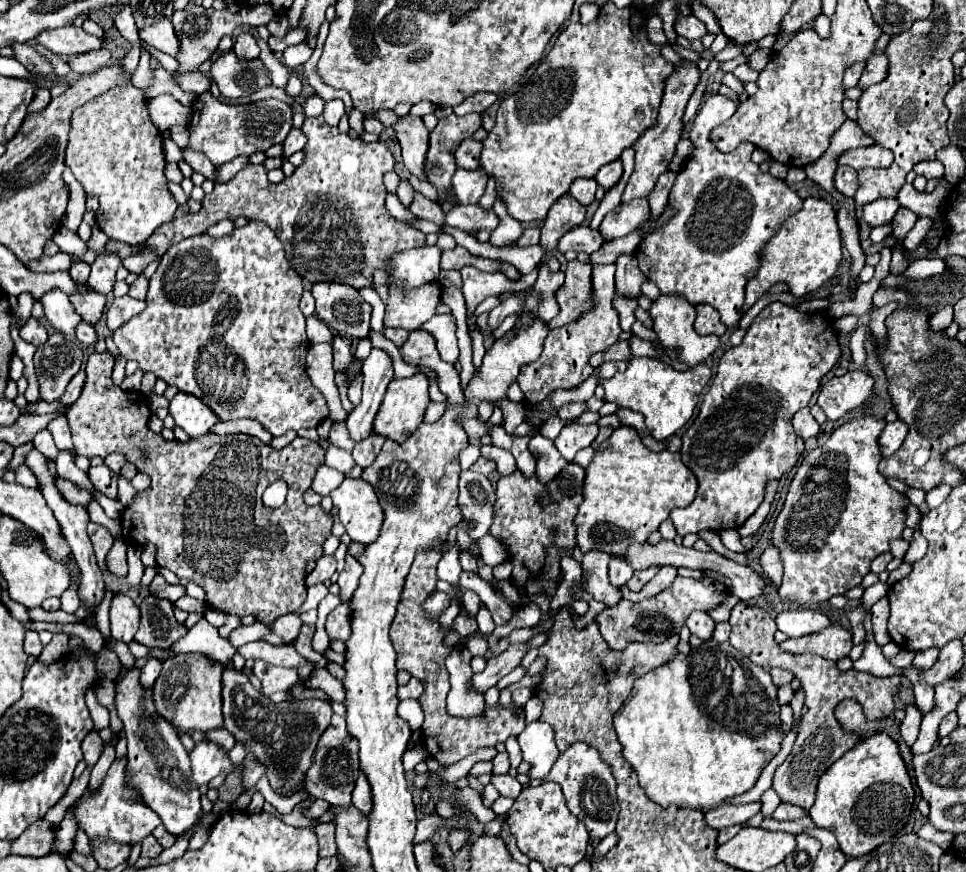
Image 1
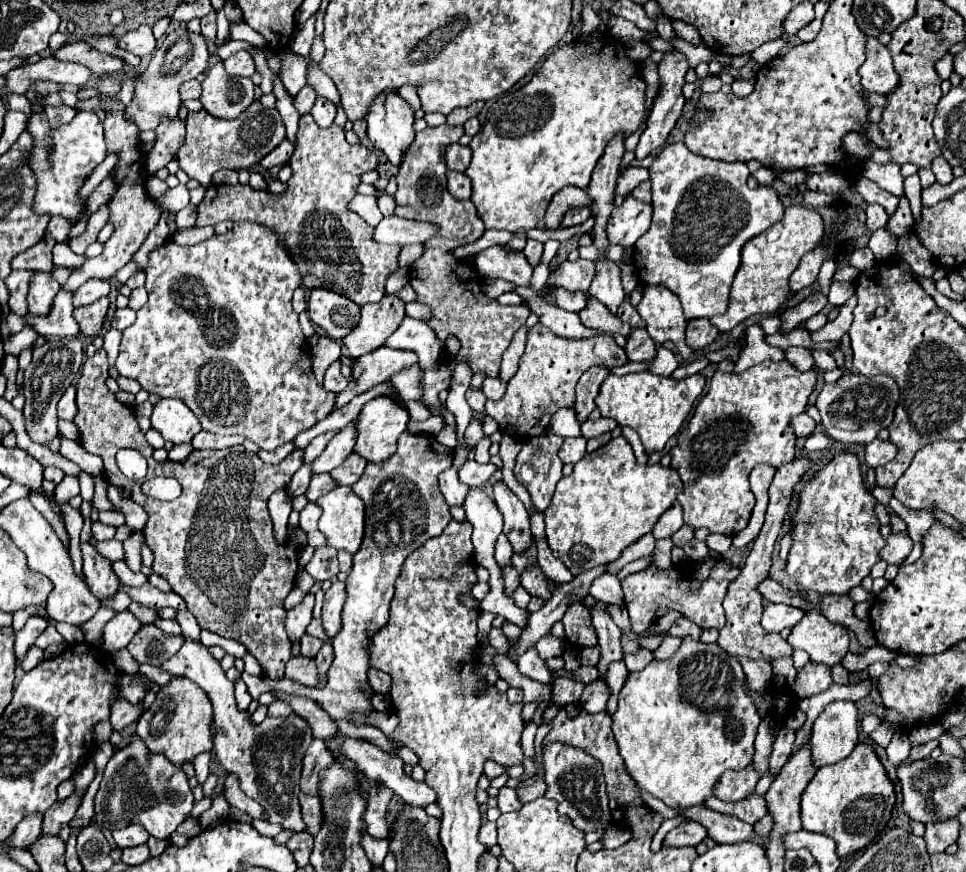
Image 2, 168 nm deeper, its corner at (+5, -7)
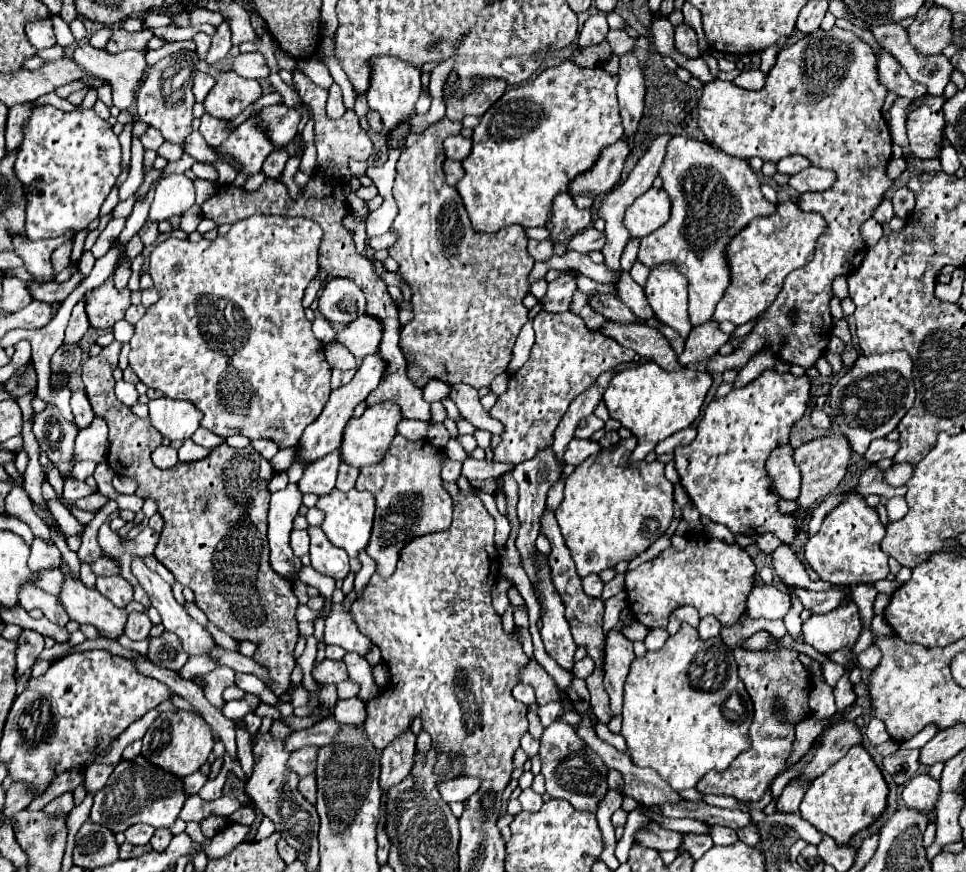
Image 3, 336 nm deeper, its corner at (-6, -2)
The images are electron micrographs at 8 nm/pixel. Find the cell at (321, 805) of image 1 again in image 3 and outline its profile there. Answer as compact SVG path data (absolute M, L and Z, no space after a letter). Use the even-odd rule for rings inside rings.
M264 816L264 818L258 828L258 831L256 833L255 840L260 841L264 838L267 838L268 836L270 836L274 832L275 832L274 823L269 818Z

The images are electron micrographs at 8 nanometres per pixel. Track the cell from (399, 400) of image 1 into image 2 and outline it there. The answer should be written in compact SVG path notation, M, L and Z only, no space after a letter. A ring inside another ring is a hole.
M377 397L377 399L369 401L361 409L361 413L359 413L357 421L355 421L357 439L355 439L353 453L363 457L367 463L381 463L381 461L385 461L387 457L391 457L395 453L397 439L407 429L407 421L409 421L407 409L403 405L397 405L389 397Z

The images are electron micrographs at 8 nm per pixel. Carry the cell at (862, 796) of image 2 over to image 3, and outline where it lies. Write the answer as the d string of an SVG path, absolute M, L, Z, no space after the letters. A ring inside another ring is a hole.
M858 744L848 750L848 754L832 764L822 776L818 776L802 798L800 814L822 834L832 836L840 846L848 844L850 838L874 824L888 806L888 784L882 770L876 766L868 750Z

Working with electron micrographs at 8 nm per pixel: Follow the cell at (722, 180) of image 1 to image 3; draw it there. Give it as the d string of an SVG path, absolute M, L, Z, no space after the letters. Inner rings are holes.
M674 136L666 146L666 156L660 166L660 178L664 182L664 190L672 202L672 216L670 220L654 230L650 236L640 240L638 260L646 266L662 266L664 262L672 262L688 280L688 300L690 300L690 322L698 326L712 318L716 304L722 300L726 288L730 286L730 264L726 258L726 248L730 240L744 230L754 218L772 216L776 212L776 204L768 202L760 192L760 182L754 170L750 168L748 160L730 156L716 146L700 140L692 140L688 136Z

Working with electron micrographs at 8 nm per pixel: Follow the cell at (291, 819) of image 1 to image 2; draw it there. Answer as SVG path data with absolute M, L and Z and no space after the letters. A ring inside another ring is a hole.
M227 773L227 779L225 779L225 787L223 787L223 795L225 795L225 799L229 801L229 805L231 807L237 807L237 809L241 809L241 811L245 811L249 817L253 817L253 819L265 819L265 815L261 813L263 809L257 805L257 801L253 801L253 799L249 799L249 797L245 797L243 793L241 793L241 789L239 789L239 779L235 779L235 775L231 775L231 773Z

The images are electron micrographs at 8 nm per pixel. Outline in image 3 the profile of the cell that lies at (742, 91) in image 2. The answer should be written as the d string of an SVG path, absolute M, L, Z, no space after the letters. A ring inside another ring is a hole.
M744 70L732 82L746 90L760 90L766 84L766 74L762 70Z

